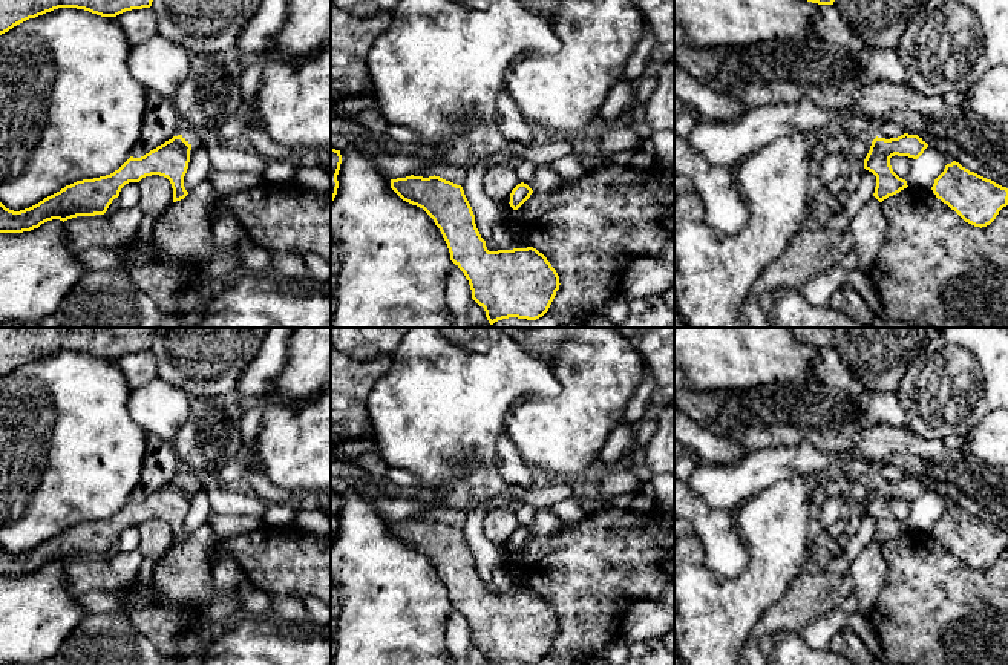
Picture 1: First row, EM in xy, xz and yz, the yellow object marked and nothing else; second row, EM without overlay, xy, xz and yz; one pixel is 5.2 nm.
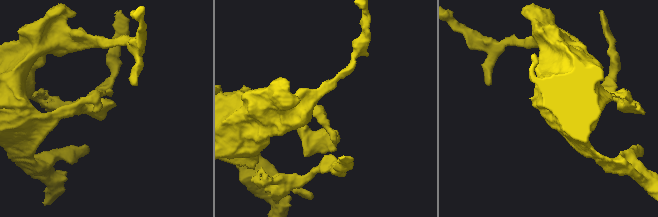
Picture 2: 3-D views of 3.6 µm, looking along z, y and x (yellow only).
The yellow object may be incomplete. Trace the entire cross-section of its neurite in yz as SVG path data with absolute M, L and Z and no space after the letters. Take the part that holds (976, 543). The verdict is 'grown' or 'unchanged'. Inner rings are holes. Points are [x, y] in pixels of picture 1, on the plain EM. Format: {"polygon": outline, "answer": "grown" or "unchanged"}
{"polygon": "M959 506L947 507L931 530L938 542L974 570L990 568L1008 549L1008 532L987 522Z", "answer": "unchanged"}

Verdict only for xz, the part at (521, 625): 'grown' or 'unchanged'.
unchanged

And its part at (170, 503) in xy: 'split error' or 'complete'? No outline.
split error

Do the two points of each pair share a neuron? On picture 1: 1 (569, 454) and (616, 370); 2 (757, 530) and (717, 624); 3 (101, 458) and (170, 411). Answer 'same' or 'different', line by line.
1: same
2: same
3: different

